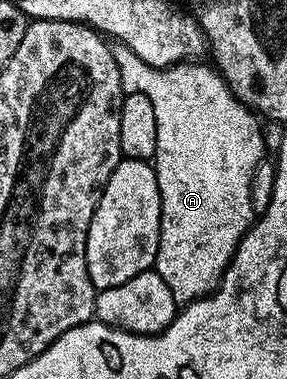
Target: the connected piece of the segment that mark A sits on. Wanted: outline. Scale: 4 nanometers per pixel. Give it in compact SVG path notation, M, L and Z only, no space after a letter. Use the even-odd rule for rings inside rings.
M120 41L110 43L110 52L116 57L116 69L120 69L123 92L126 95L144 93L144 97L152 101L152 109L156 109L156 153L152 166L158 174L162 212L154 267L158 275L164 277L164 285L172 289L174 300L185 305L213 292L222 280L238 242L255 222L250 190L252 173L256 173L258 164L267 154L262 136L264 127L259 116L232 94L213 66L205 67L202 61L183 61L172 67L153 67L140 61L140 57Z

